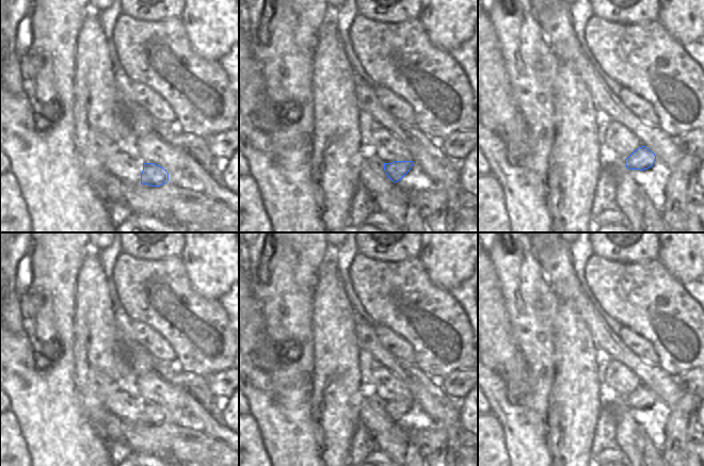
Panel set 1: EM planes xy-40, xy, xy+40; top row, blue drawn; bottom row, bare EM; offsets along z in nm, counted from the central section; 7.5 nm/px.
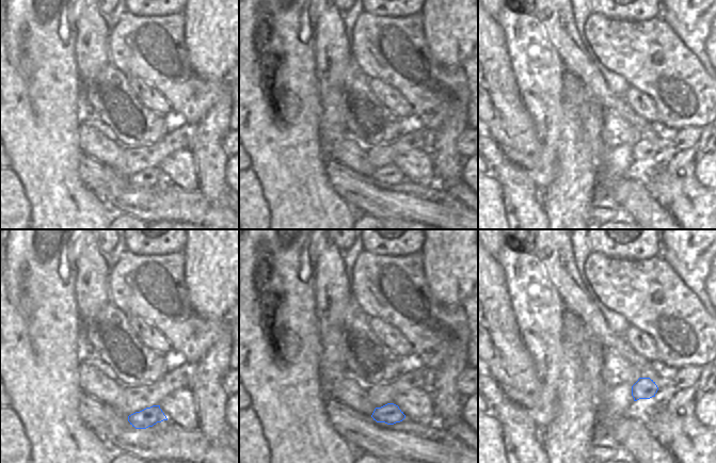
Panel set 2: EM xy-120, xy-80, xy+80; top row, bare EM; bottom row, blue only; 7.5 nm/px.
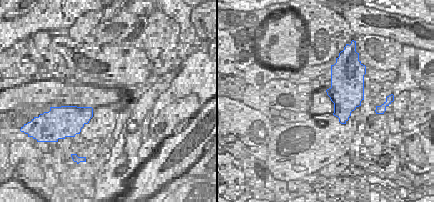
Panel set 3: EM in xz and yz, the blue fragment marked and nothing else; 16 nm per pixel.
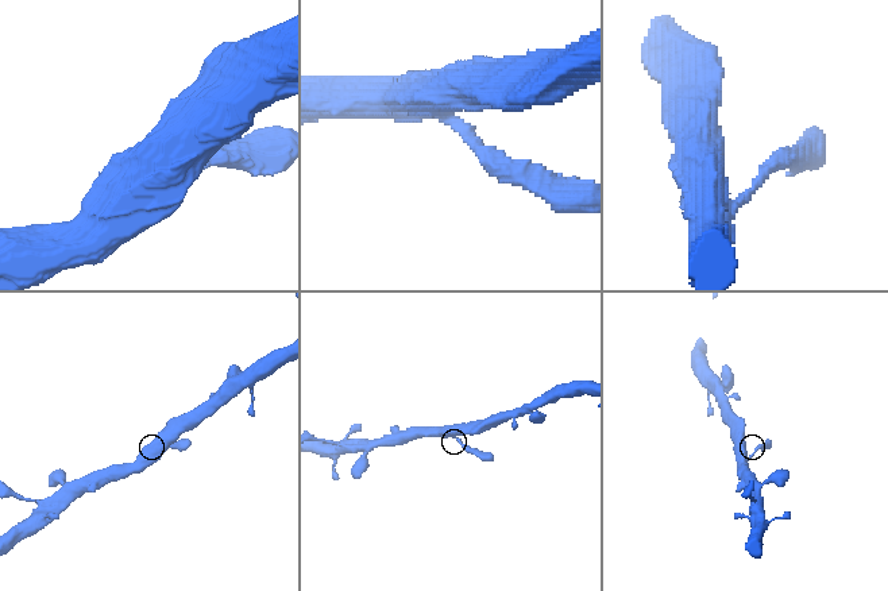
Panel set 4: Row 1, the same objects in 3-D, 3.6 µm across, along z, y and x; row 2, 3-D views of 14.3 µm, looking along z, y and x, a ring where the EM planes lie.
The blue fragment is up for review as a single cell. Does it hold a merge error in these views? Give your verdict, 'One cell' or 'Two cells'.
One cell.

